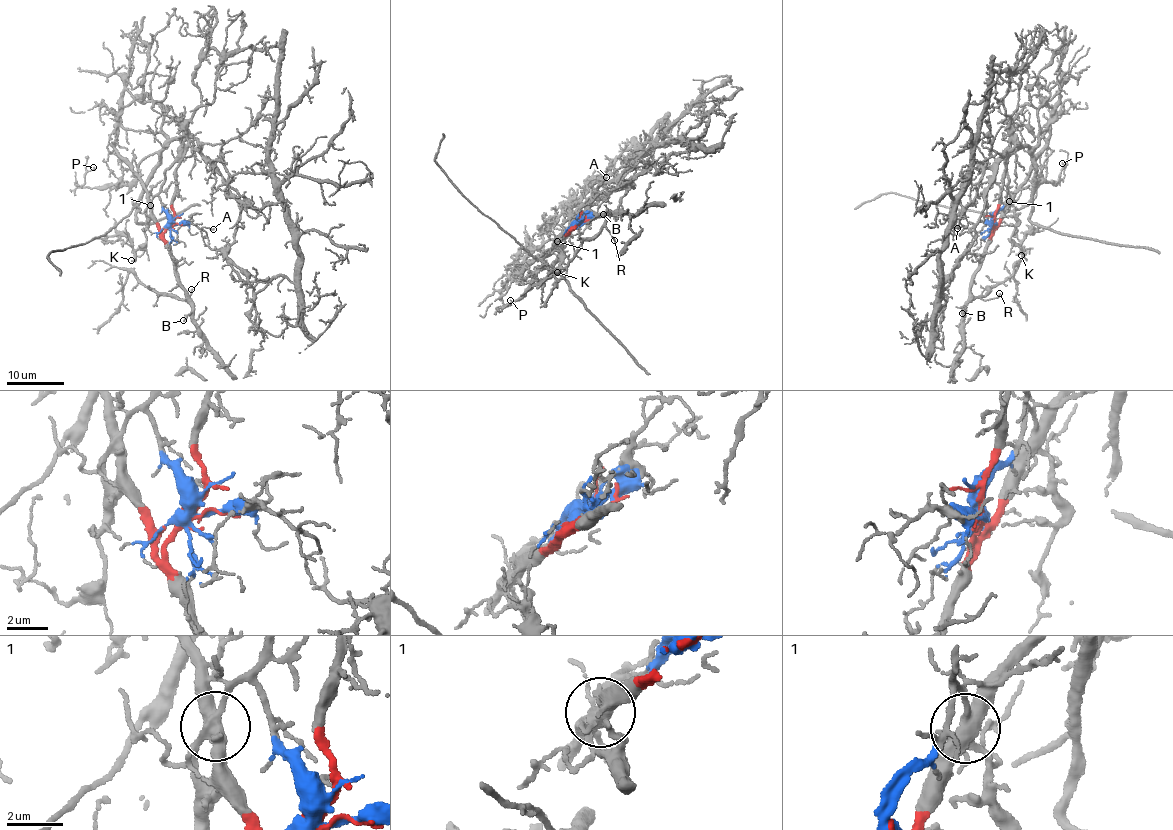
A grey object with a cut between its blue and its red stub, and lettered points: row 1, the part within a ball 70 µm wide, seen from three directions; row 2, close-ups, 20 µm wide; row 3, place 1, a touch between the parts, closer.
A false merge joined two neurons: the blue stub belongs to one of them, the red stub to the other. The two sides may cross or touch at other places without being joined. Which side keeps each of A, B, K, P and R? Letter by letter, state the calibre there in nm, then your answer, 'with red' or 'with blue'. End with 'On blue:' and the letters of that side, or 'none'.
A: 160 nm | with blue
B: 100 nm | with red
K: 120 nm | with blue
P: 160 nm | with blue
R: 150 nm | with red
On blue: A, K, P

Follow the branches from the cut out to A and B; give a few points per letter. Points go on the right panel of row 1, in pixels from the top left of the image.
A: (993, 223), (977, 222), (970, 227), (957, 228)
B: (993, 223), (991, 240), (962, 313)

